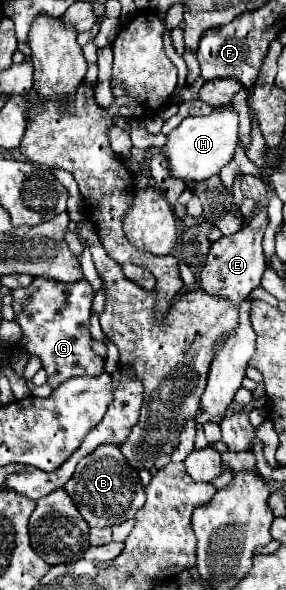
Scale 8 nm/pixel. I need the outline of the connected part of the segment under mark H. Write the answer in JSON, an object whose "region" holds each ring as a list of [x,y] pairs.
{"region":[[[225,108],[221,112],[211,112],[209,116],[189,116],[185,118],[169,136],[165,152],[169,158],[171,174],[179,180],[205,180],[221,172],[227,166],[237,148],[237,126],[239,116],[235,108]]]}

